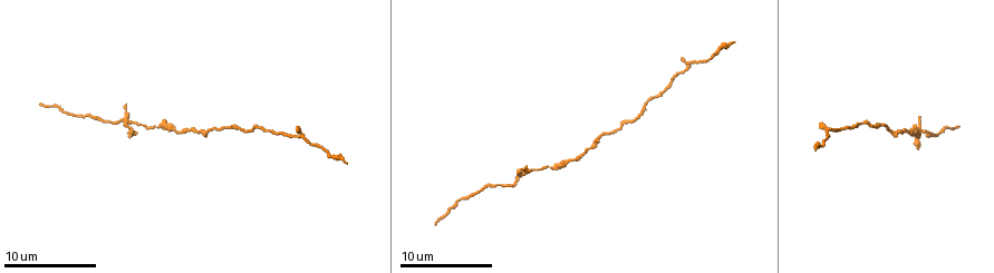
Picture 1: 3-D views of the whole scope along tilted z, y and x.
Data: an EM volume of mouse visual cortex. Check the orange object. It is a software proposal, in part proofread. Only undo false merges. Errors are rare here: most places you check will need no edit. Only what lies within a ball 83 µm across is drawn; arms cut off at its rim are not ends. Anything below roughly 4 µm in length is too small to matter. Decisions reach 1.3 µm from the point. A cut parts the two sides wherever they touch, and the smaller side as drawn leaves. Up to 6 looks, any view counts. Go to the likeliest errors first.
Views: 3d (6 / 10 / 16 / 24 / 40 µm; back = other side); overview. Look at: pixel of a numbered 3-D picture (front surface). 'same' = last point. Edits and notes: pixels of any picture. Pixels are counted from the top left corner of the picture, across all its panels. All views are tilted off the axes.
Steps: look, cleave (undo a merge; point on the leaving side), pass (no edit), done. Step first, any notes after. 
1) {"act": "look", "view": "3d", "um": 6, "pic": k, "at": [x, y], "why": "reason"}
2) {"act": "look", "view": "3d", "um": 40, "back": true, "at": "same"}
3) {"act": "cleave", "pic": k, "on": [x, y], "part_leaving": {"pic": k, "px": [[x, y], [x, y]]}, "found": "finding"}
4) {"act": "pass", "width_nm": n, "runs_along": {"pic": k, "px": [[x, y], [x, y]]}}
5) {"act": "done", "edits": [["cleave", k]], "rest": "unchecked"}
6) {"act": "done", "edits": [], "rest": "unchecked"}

{"act": "look", "view": "3d", "um": 10, "pic": 1, "at": [925, 132], "why": "thick turns thin"}

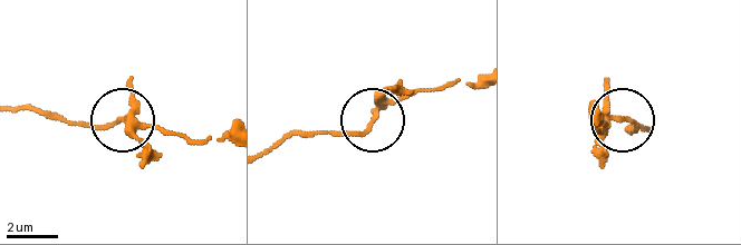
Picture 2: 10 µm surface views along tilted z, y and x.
{"act": "cleave", "pic": 2, "on": [148, 150], "part_leaving": {"pic": 2, "px": [[131, 119], [143, 148], [140, 165]]}, "found": "a second neuron is stuck on"}

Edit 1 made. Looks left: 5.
{"act": "look", "view": "3d", "um": 10, "pic": 1, "at": [898, 130]}

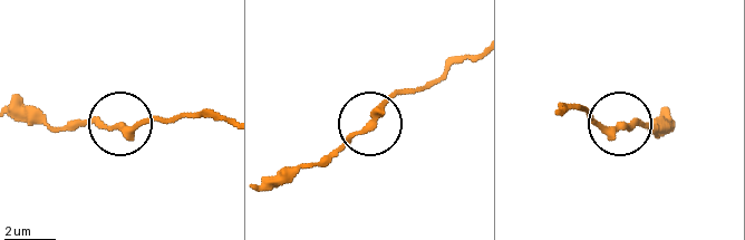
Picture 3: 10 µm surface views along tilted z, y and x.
{"act": "look", "view": "3d", "um": 6, "pic": 3, "at": [371, 125]}

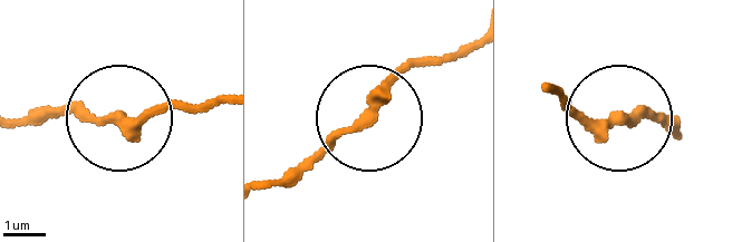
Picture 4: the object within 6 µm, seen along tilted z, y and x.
{"act": "pass", "side_arm_um": 22, "runs_along": {"pic": 4, "px": [[367, 116], [411, 70], [460, 46]]}, "found": "all the same neuron"}

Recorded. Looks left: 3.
{"act": "look", "view": "3d", "um": 10, "pic": 1, "at": [158, 128], "why": "sudden change in width"}

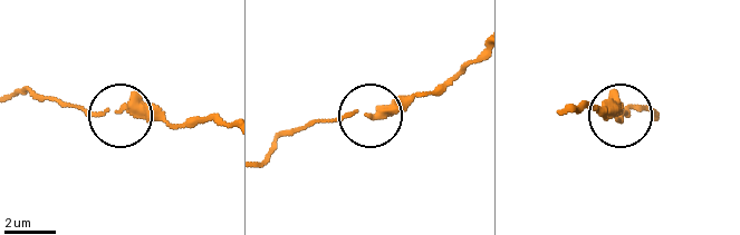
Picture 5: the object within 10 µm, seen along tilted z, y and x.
{"act": "pass", "runs_along": {"pic": 5, "px": [[227, 123], [172, 123], [44, 103]]}, "found": "all the same neuron"}

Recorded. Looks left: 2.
{"act": "done", "edits": [["cleave", 2]], "rest": "unchecked"}

